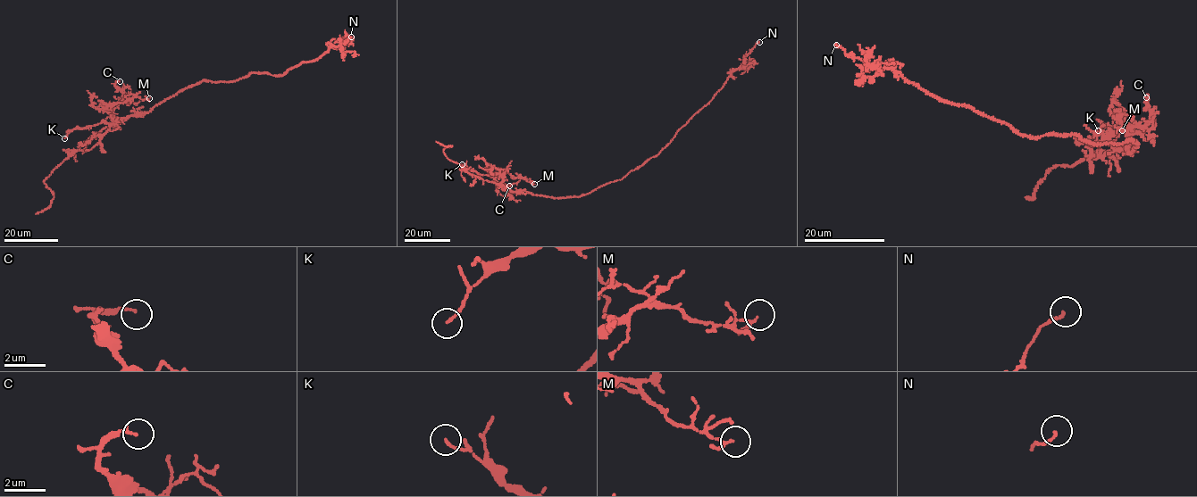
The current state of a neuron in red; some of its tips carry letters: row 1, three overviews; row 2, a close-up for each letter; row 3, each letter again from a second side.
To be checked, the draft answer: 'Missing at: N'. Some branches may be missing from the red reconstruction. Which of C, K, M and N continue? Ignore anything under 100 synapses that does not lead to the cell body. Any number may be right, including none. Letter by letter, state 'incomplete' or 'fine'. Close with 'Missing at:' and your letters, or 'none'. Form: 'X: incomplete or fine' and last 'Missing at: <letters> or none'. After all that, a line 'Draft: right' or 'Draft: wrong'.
C: fine
K: fine
M: fine
N: fine
Missing at: none
Draft: wrong

